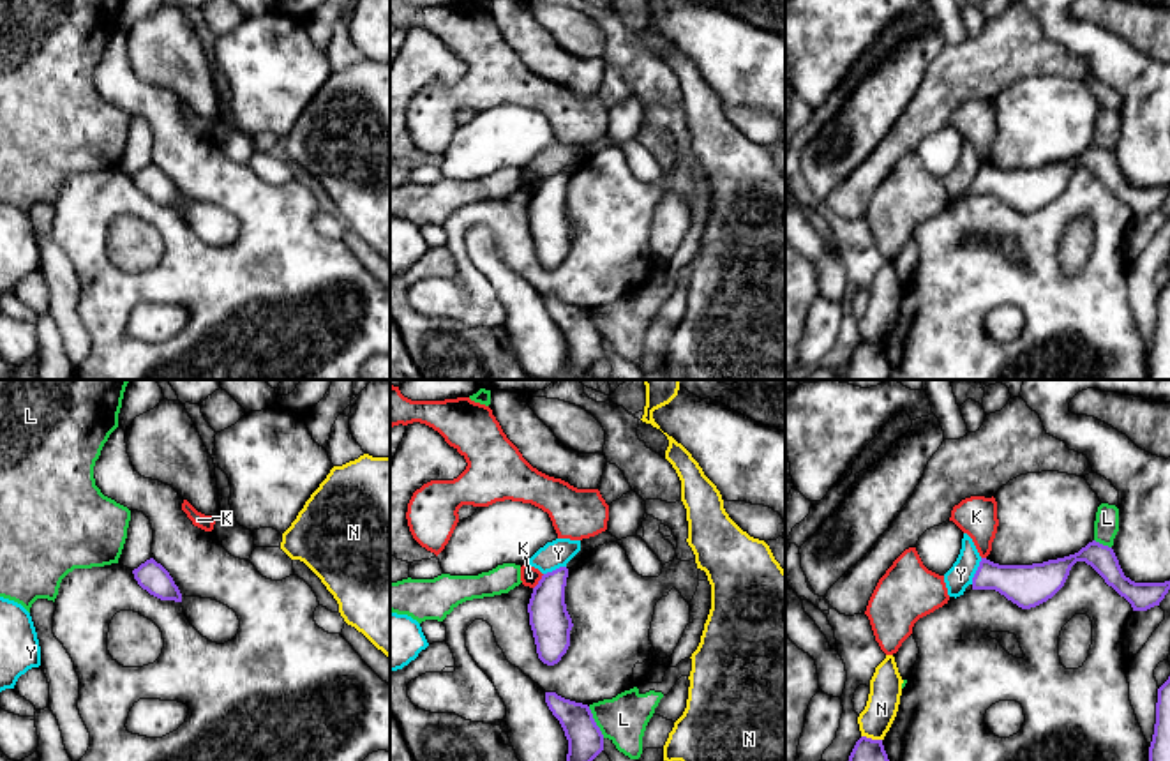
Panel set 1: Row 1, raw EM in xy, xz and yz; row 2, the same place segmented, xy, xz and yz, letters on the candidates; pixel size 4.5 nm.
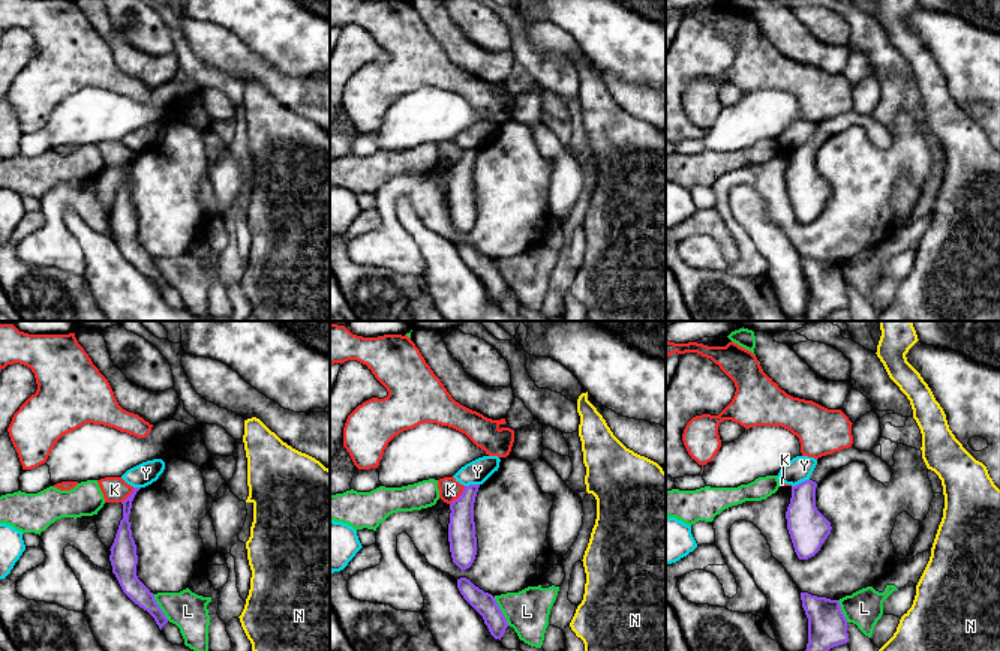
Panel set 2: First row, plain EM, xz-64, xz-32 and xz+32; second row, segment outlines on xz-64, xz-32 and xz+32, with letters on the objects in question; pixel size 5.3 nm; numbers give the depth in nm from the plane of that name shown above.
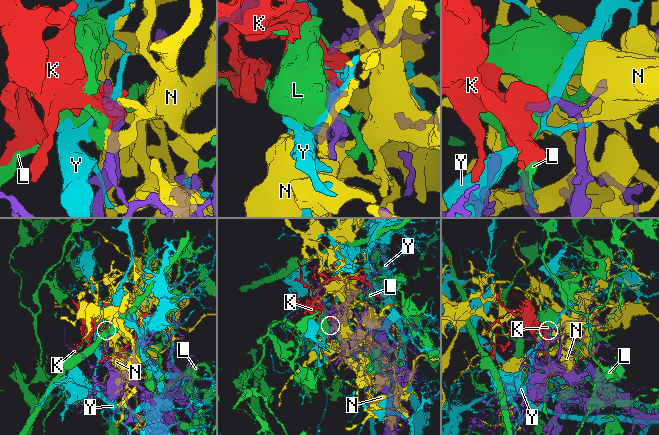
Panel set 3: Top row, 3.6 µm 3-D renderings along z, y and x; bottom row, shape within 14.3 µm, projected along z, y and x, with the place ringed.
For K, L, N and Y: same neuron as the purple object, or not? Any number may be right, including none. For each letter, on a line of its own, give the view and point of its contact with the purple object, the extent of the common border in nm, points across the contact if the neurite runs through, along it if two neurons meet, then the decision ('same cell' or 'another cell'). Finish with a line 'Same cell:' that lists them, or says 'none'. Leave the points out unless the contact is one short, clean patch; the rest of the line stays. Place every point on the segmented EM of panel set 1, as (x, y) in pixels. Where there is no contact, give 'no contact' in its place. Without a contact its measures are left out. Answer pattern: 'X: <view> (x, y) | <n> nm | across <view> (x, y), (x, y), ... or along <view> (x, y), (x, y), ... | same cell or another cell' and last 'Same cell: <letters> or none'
K: xz (539, 581) | 90 nm | along xz (544, 574), (533, 588) | another cell
L: xz (595, 723) | 160 nm | another cell
N: yz (872, 740) | 100 nm | another cell
Y: yz (976, 571) | 130 nm | another cell
Same cell: none

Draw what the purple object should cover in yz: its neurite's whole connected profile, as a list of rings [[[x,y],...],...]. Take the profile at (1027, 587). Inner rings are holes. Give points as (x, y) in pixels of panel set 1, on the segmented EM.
[[[1096,540],[1075,554],[1032,565],[999,565],[981,558],[972,577],[972,590],[995,590],[1018,607],[1031,609],[1052,599],[1064,586],[1076,561],[1091,565],[1131,604],[1133,611],[1159,606],[1170,590],[1170,581],[1135,583],[1126,577],[1114,549]]]

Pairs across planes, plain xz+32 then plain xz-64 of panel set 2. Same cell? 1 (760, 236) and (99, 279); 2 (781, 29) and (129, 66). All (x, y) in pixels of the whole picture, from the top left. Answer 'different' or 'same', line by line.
1: same
2: same

